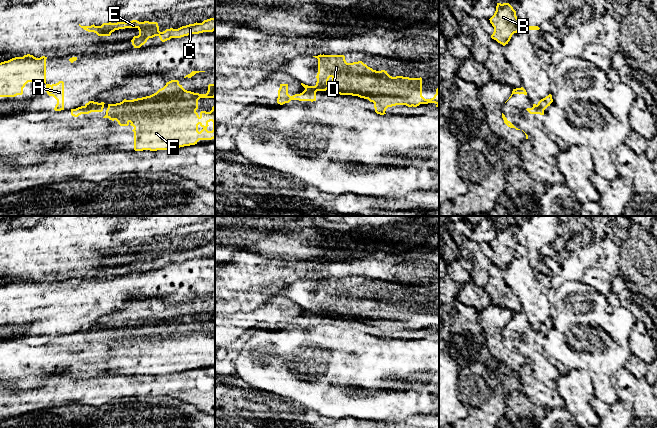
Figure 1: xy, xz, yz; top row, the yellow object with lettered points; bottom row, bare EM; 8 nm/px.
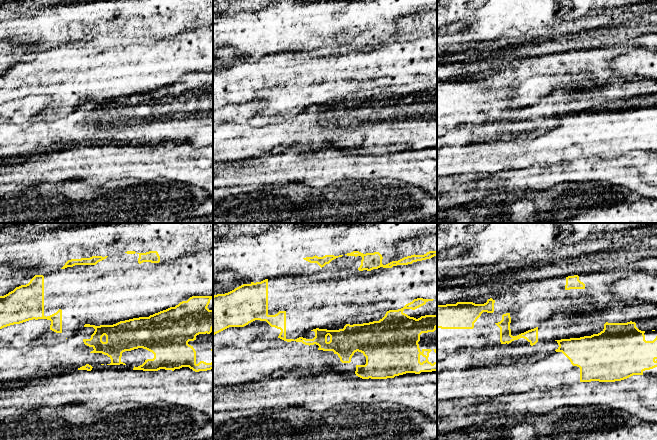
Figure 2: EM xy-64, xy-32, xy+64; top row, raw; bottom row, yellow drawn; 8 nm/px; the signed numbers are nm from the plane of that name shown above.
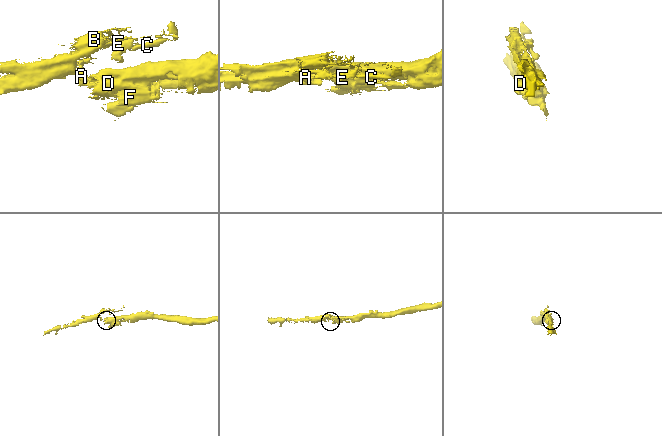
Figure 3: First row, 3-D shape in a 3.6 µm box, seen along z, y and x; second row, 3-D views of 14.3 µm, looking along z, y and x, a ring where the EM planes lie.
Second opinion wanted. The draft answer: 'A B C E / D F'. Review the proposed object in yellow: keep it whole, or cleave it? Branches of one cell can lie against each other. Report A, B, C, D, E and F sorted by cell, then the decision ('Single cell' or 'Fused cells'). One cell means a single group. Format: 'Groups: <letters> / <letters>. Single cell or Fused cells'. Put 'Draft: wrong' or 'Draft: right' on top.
Draft: right
Groups: A B C E / D F. Fused cells

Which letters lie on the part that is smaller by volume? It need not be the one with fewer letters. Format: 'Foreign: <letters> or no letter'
Foreign: A, B, C, E

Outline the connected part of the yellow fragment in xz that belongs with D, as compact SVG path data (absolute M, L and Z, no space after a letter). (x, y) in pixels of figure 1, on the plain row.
M318 279L313 280L318 283L317 306L315 310L301 309L305 313L312 315L326 315L329 312L328 304L332 302L331 317L340 319L352 319L368 323L374 327L375 336L380 339L386 338L388 331L396 329L406 329L417 331L420 328L435 327L439 331L439 312L431 323L422 320L422 302L409 302L403 300L390 300L387 295L376 295L368 291L362 285L347 287L344 279Z

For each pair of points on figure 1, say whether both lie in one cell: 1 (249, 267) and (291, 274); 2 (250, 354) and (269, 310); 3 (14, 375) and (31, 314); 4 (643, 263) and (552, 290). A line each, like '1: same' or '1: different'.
1: same
2: same
3: different
4: different

